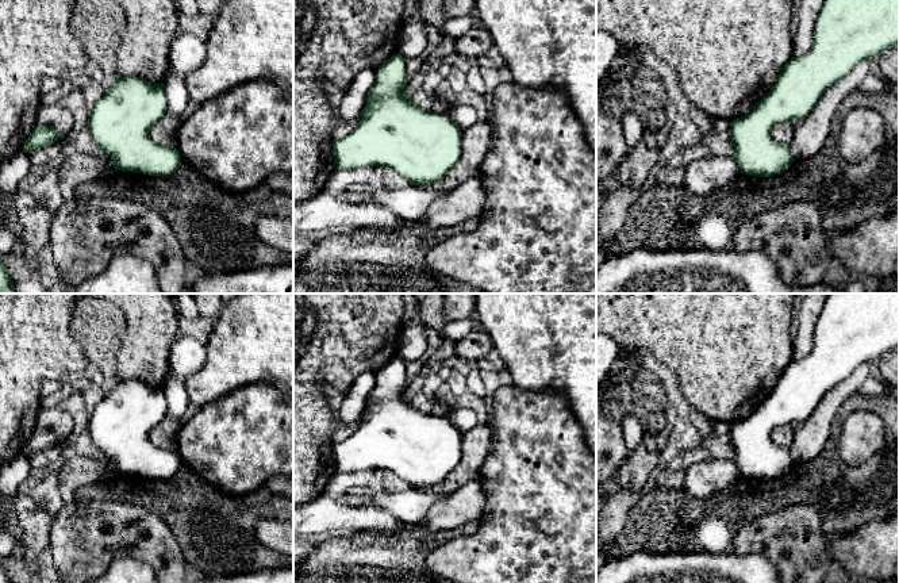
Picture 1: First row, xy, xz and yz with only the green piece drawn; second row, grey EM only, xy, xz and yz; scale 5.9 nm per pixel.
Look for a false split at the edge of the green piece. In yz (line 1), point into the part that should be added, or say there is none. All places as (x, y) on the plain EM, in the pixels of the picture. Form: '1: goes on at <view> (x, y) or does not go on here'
1: does not go on here

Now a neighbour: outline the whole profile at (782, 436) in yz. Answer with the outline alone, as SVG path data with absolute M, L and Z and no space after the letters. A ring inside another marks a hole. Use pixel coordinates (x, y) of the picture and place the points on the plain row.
M795 425L779 426L772 432L772 441L779 446L789 448L792 444Z

